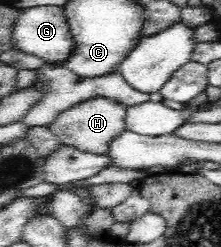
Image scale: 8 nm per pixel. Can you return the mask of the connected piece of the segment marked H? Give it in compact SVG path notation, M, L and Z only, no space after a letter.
M94 97L61 111L56 119L47 125L47 128L52 137L57 137L64 145L74 146L80 151L94 155L104 155L111 141L126 130L126 108L118 101L106 97Z

